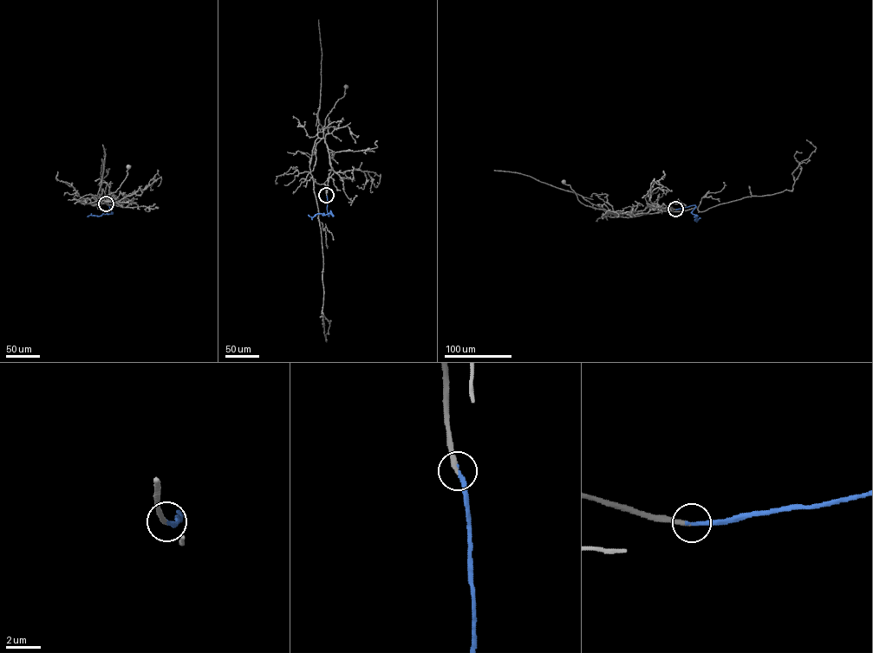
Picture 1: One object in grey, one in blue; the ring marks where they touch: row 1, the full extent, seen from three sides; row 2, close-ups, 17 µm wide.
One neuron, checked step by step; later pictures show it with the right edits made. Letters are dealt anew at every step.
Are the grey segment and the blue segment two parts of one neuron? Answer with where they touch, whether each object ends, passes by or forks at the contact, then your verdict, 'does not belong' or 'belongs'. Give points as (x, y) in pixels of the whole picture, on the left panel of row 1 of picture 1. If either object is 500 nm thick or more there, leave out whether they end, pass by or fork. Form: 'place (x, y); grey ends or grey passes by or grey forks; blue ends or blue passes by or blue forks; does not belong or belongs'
place (106, 203); grey ends; blue ends; belongs

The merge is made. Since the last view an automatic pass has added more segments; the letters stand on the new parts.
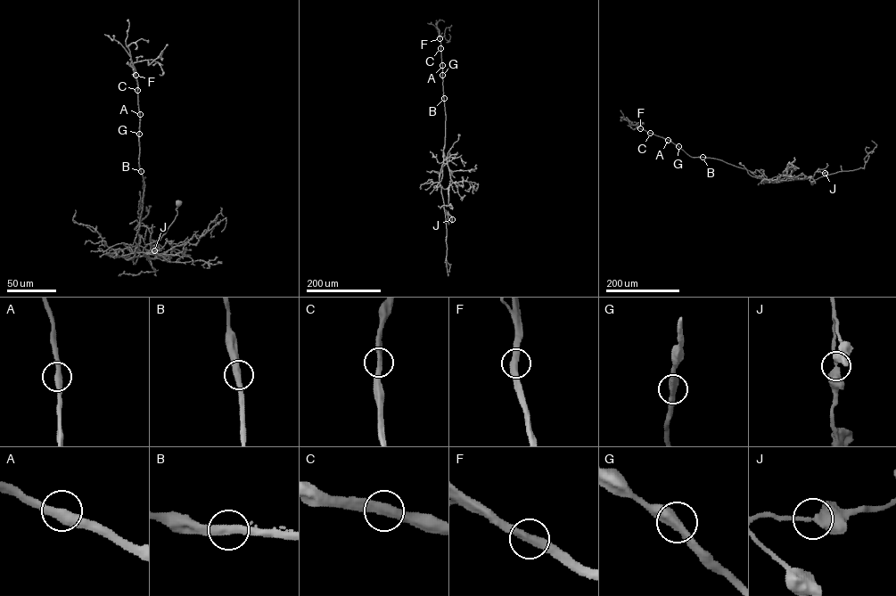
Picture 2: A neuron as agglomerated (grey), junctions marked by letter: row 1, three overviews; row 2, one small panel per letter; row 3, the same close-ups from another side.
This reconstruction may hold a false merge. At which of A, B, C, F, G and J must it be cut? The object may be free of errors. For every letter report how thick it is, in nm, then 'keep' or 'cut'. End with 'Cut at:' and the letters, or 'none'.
A: 440 nm | keep
B: 400 nm | keep
C: 400 nm | keep
F: 420 nm | keep
G: 440 nm | keep
J: 440 nm | keep
Cut at: none

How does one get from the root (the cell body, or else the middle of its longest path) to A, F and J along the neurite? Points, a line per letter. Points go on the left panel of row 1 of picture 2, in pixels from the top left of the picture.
A: (177, 202), (177, 215), (160, 239), (135, 252), (144, 184), (139, 164), (140, 114)
F: (177, 202), (177, 215), (160, 239), (135, 252), (144, 184), (139, 164), (140, 114), (135, 75)
J: (177, 202), (177, 215), (160, 240), (146, 244), (135, 257), (122, 257), (134, 258), (141, 236), (154, 250)

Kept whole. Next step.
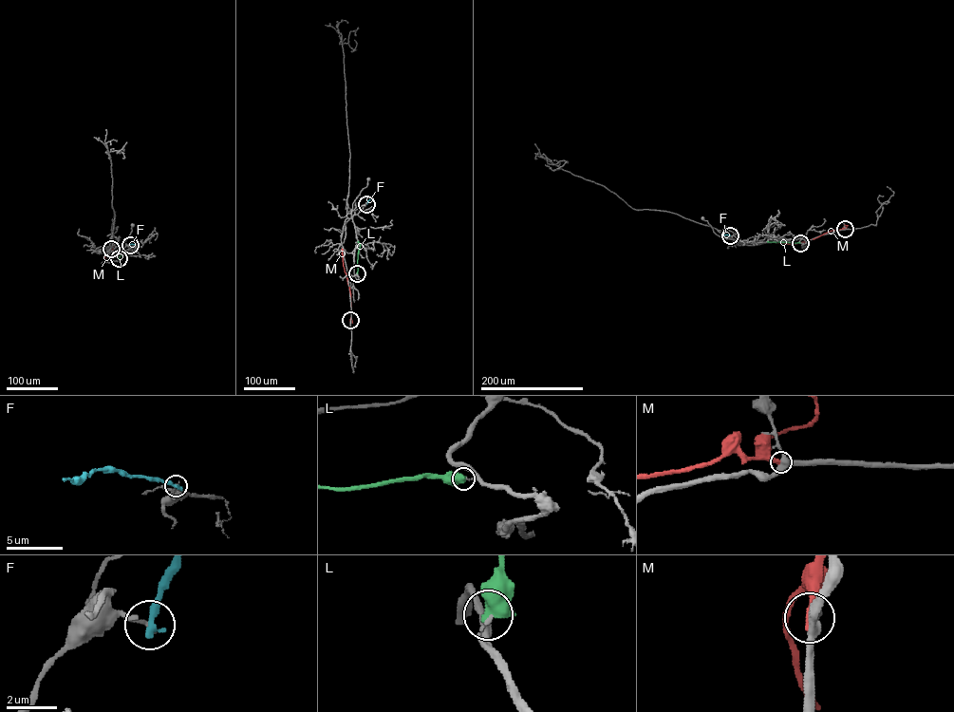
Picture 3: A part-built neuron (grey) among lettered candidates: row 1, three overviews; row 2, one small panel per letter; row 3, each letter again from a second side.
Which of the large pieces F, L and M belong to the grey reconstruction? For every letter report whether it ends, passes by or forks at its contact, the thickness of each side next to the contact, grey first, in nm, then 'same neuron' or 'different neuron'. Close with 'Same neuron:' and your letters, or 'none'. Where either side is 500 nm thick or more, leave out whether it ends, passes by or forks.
F: it ends there; 140 nm thick on the grey side, 340 nm on the other; different neuron
L: 110 nm thick on the grey side, 650 nm on the other; different neuron
M: it ends there; 360 nm thick on the grey side, 360 nm on the other; different neuron
Same neuron: none

